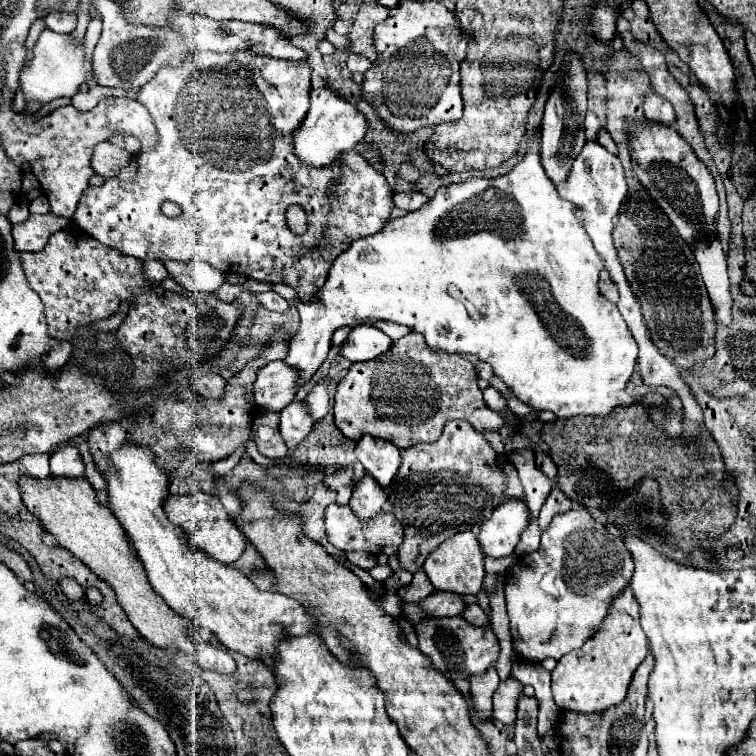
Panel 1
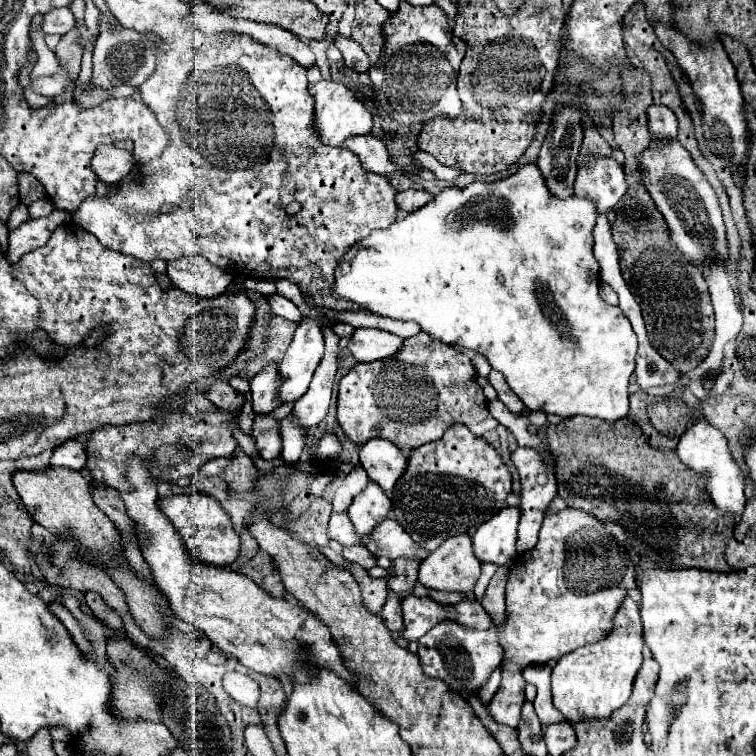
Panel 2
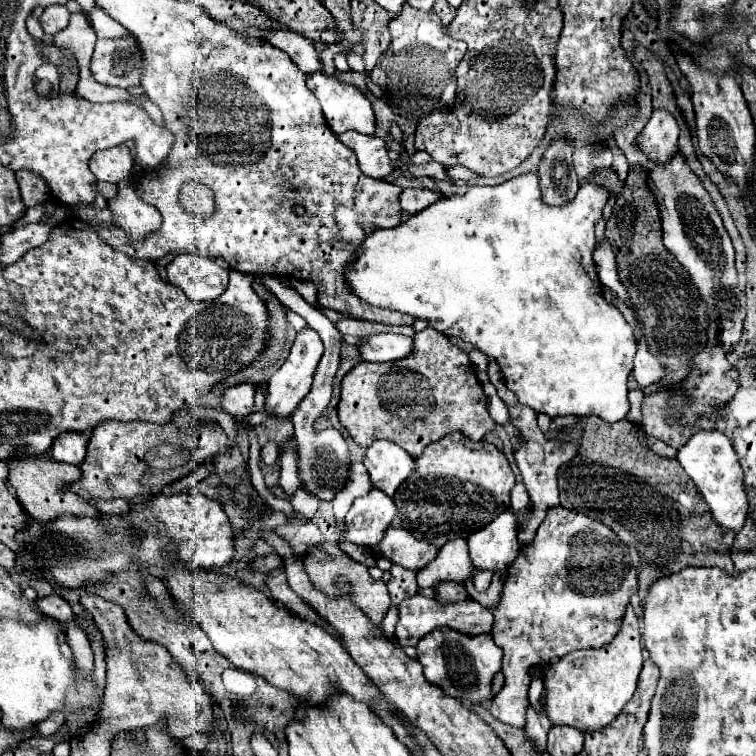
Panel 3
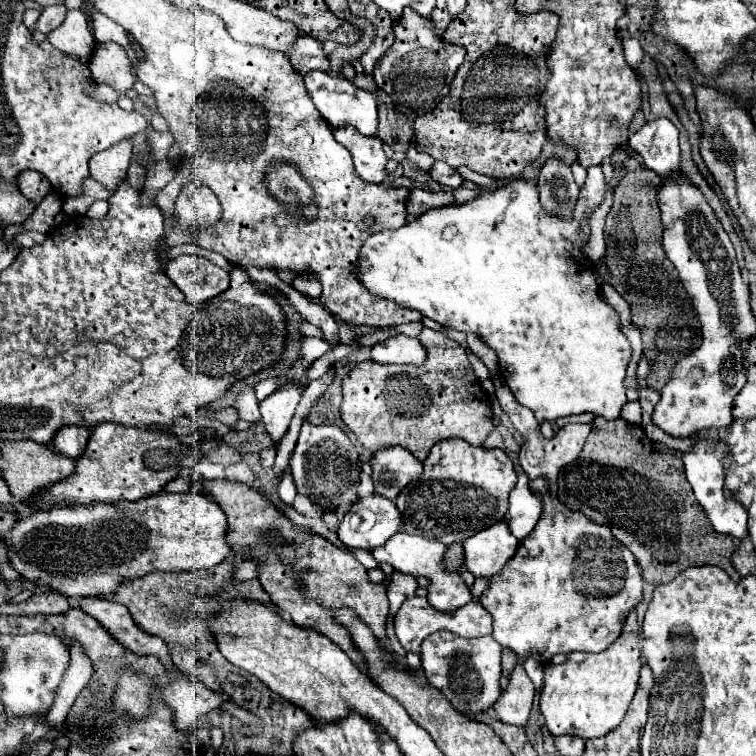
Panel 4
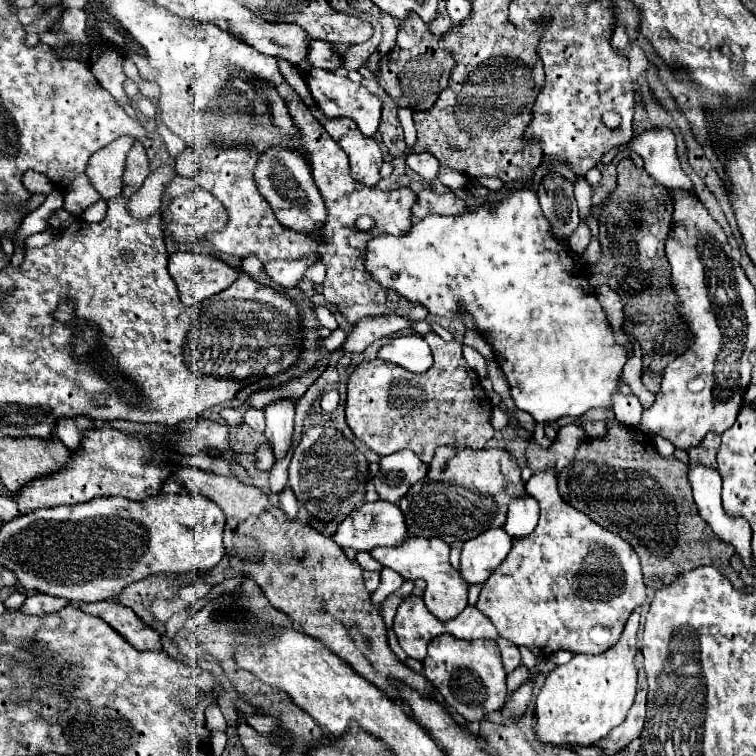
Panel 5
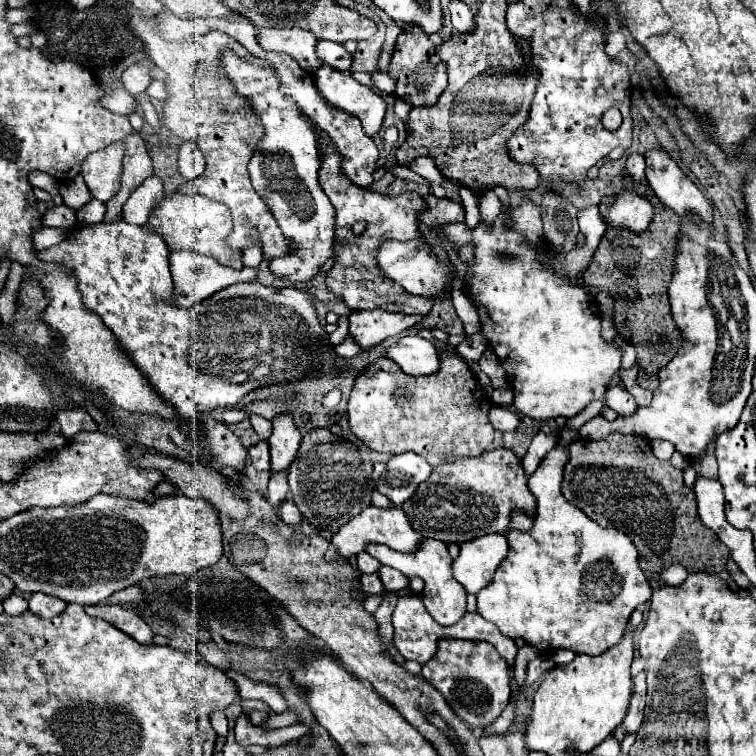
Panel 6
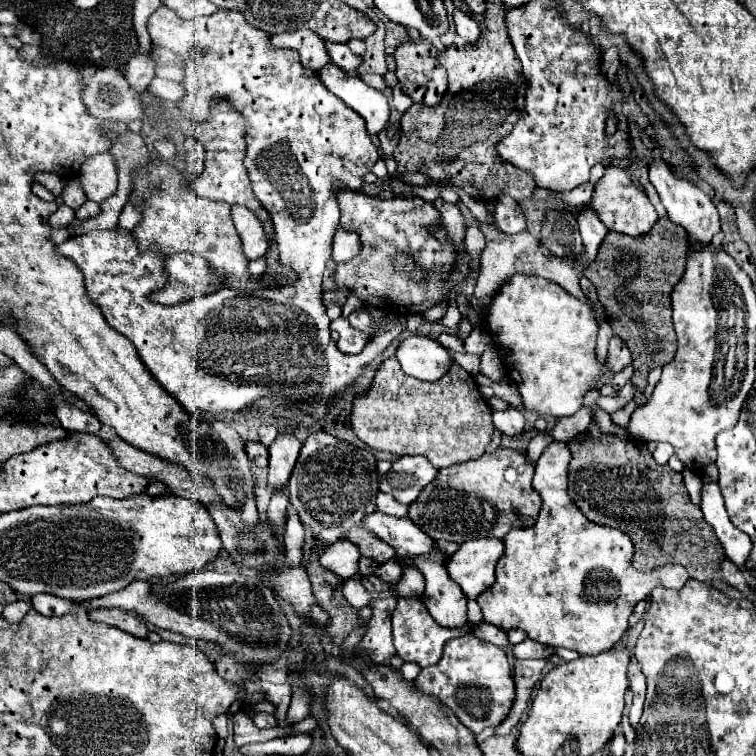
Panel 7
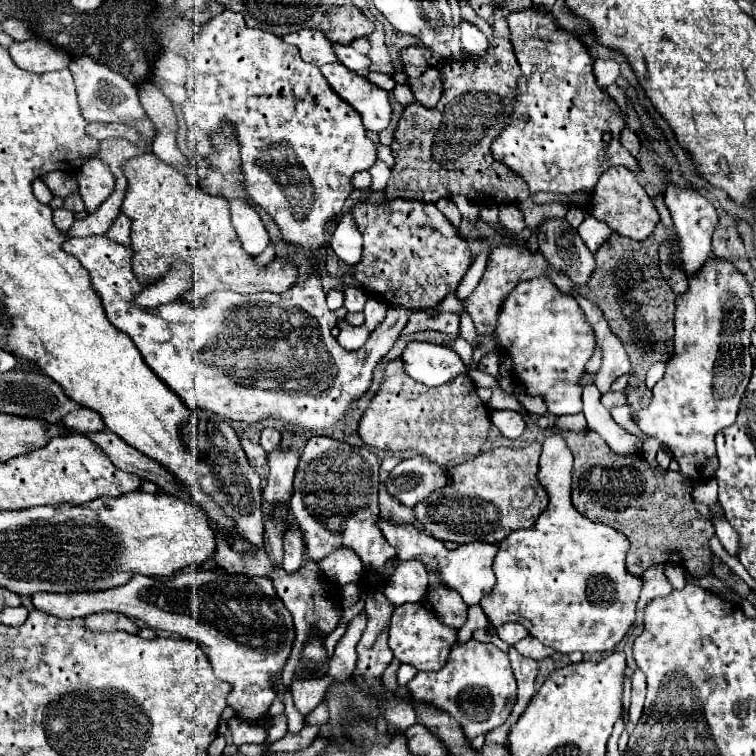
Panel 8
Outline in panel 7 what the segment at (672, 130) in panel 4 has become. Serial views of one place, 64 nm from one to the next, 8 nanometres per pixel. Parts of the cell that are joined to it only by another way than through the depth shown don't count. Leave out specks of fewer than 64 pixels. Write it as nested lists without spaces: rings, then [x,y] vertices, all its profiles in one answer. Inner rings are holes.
[[[652,160],[648,164],[648,174],[650,174],[650,182],[654,184],[656,192],[660,194],[660,202],[664,204],[664,208],[668,212],[668,218],[686,228],[690,242],[708,244],[712,240],[712,236],[720,230],[720,218],[718,218],[718,212],[716,212],[716,206],[714,206],[712,198],[706,192],[698,190],[698,186],[680,178],[674,172],[674,168],[664,160]]]

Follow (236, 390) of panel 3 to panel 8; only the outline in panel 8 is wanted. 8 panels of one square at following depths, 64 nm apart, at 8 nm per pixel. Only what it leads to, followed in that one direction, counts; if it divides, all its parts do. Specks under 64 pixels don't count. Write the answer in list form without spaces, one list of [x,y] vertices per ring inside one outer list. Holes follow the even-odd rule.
[[[264,428],[262,434],[260,434],[260,444],[262,444],[262,448],[266,452],[270,452],[270,450],[274,450],[280,444],[280,438],[282,436],[280,436],[280,432],[276,428]]]

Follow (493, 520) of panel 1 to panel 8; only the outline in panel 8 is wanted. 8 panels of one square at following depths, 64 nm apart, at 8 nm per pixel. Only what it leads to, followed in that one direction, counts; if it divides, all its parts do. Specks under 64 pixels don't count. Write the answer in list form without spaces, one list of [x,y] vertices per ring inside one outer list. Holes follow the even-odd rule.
[[[380,518],[376,524],[378,524],[380,532],[384,534],[384,538],[388,540],[388,544],[396,548],[396,558],[398,560],[416,558],[426,566],[426,570],[438,570],[440,576],[442,576],[442,582],[446,586],[458,590],[468,606],[478,604],[480,598],[488,590],[492,590],[492,586],[496,584],[496,576],[494,576],[494,570],[492,570],[492,562],[494,562],[496,550],[498,550],[496,544],[468,542],[468,544],[458,546],[456,550],[446,550],[440,540],[424,534],[414,524],[394,524],[394,522],[386,520],[386,518]]]

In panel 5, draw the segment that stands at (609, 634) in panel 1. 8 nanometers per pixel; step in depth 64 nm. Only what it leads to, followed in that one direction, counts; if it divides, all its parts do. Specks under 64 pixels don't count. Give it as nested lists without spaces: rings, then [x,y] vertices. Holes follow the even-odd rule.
[[[632,612],[616,646],[596,656],[574,654],[568,664],[556,666],[552,672],[548,672],[546,682],[536,698],[534,730],[540,742],[552,742],[554,746],[564,748],[568,748],[572,742],[590,746],[624,722],[636,696],[636,632],[638,612]]]

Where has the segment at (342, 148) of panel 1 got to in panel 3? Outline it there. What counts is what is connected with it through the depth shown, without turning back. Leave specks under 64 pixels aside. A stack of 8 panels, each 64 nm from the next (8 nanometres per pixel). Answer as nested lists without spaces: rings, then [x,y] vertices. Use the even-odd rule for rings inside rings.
[[[320,72],[316,74],[310,74],[308,80],[306,80],[310,92],[320,100],[322,104],[322,114],[324,114],[324,120],[328,124],[328,128],[332,130],[334,136],[340,136],[348,130],[356,130],[360,134],[374,134],[374,112],[372,112],[372,106],[368,102],[368,98],[352,84],[346,84],[344,80],[338,80],[334,76],[324,76]]]

